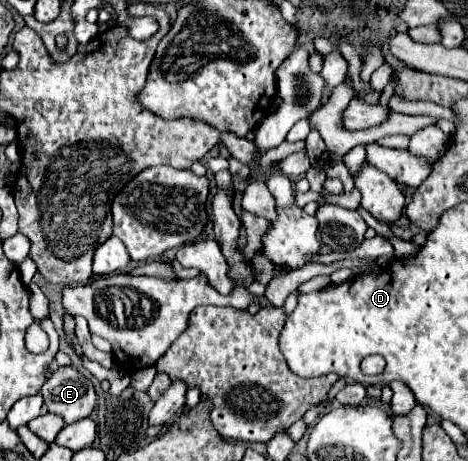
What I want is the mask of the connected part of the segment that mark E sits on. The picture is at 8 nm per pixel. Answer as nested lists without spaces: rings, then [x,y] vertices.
[[[58,367],[56,375],[44,383],[42,397],[46,409],[60,415],[66,425],[86,419],[96,405],[92,381],[72,367]]]

